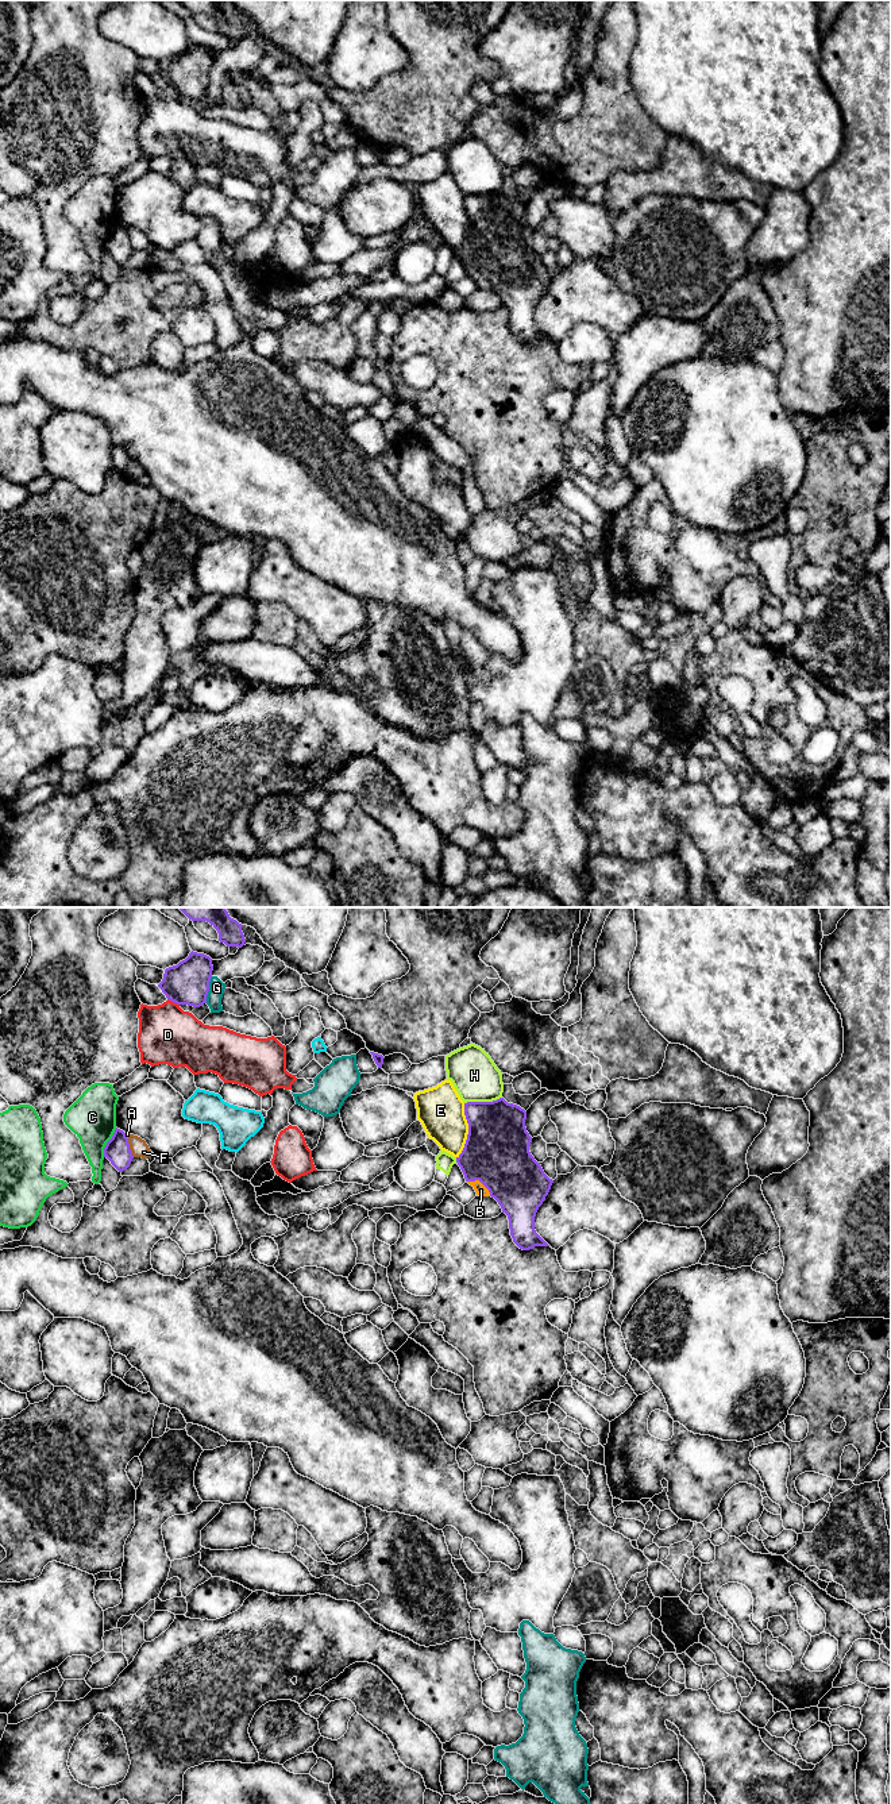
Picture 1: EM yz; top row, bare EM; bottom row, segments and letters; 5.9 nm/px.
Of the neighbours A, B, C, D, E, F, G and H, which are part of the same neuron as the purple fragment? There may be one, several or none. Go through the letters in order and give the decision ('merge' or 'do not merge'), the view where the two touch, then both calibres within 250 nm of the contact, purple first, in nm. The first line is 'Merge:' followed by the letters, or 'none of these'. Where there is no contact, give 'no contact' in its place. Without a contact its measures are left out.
Merge: B
A: do not merge | yz | 150/20 nm
B: merge | yz | 380/70 nm
C: do not merge | yz | 150/280 nm
D: do not merge | yz | 260/340 nm
E: do not merge | yz | 380/280 nm
F: do not merge | yz | 150/100 nm
G: do not merge | yz | 260/100 nm
H: do not merge | yz | 360/280 nm

